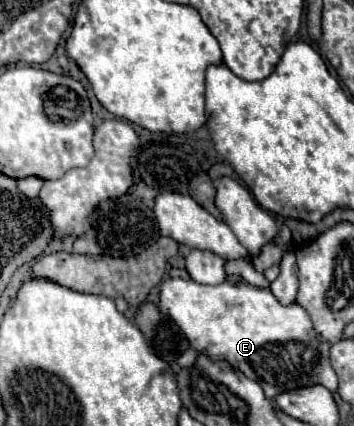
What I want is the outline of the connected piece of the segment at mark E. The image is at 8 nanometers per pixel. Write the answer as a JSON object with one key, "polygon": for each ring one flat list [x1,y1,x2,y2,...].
{"polygon":[[170,278,160,284,160,310,178,324,194,350,210,356,212,360,228,360,232,368,238,368,250,380,258,382,268,398,316,384,322,384,330,392,338,390,338,374,330,364,330,344,316,334,310,314,298,302,284,306,270,292,270,288,258,288,246,282,234,284,230,280,216,286,206,286,192,280]]}

